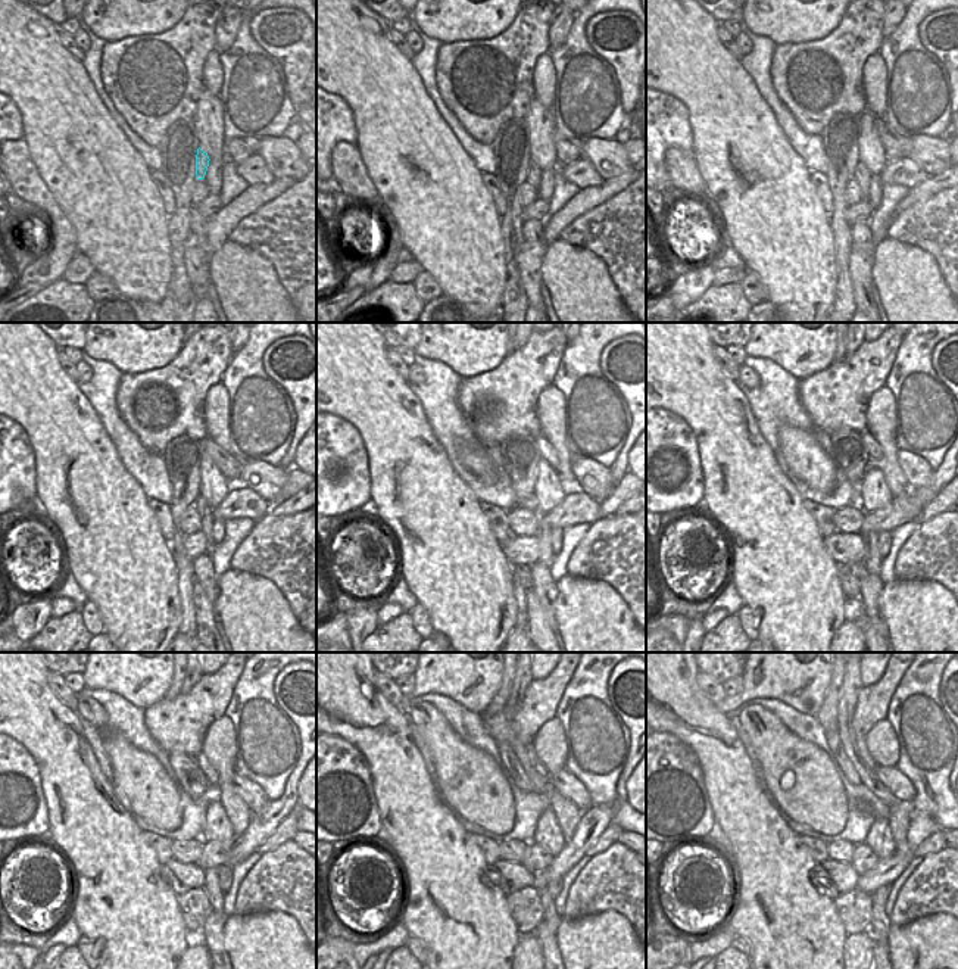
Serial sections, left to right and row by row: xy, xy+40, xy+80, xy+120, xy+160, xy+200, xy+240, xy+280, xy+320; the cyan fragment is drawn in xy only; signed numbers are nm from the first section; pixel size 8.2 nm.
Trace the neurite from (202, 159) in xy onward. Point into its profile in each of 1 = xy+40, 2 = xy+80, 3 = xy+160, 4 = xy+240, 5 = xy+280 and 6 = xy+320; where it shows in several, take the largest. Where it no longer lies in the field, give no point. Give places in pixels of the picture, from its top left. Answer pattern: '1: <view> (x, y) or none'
1: xy+40 (533, 171)
2: xy+80 (863, 175)
3: xy+160 (543, 532)
4: xy+240 (215, 896)
5: xy+280 (551, 918)
6: xy+320 (880, 922)

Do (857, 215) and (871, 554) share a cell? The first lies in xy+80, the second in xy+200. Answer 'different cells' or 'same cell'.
different cells

